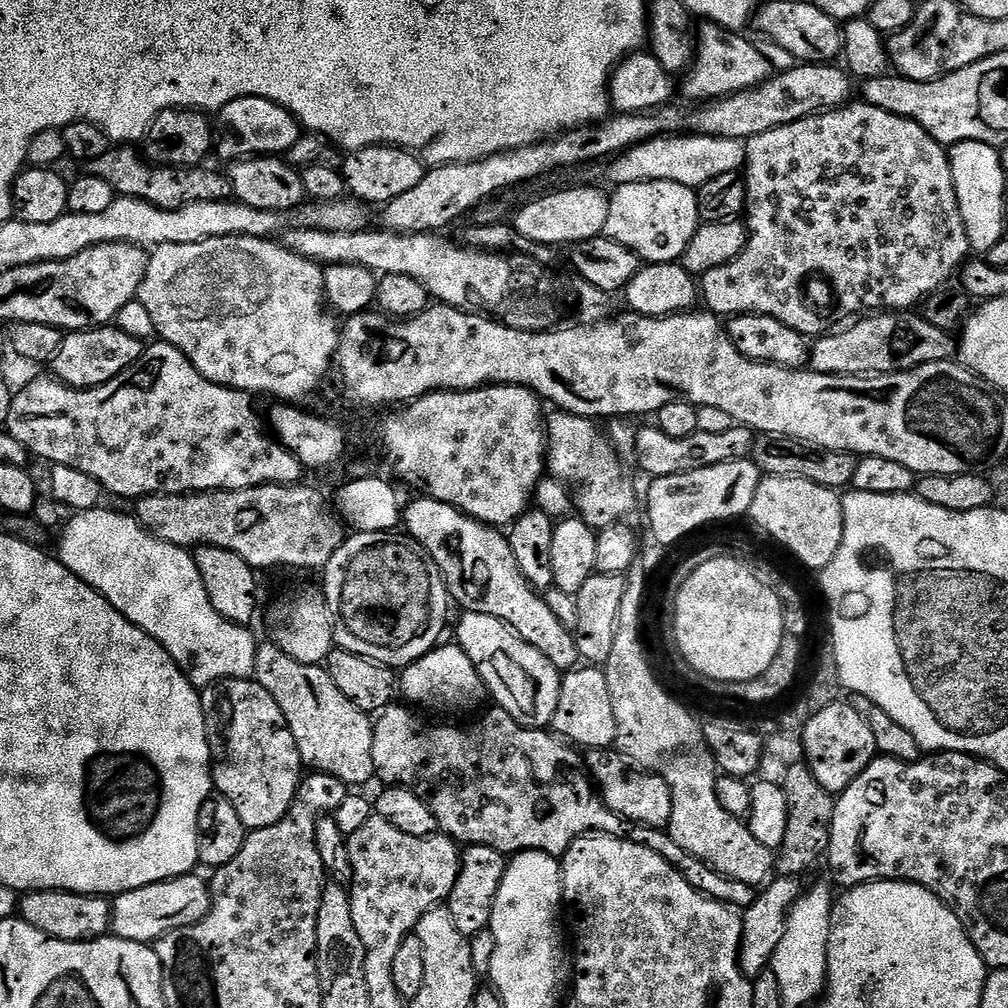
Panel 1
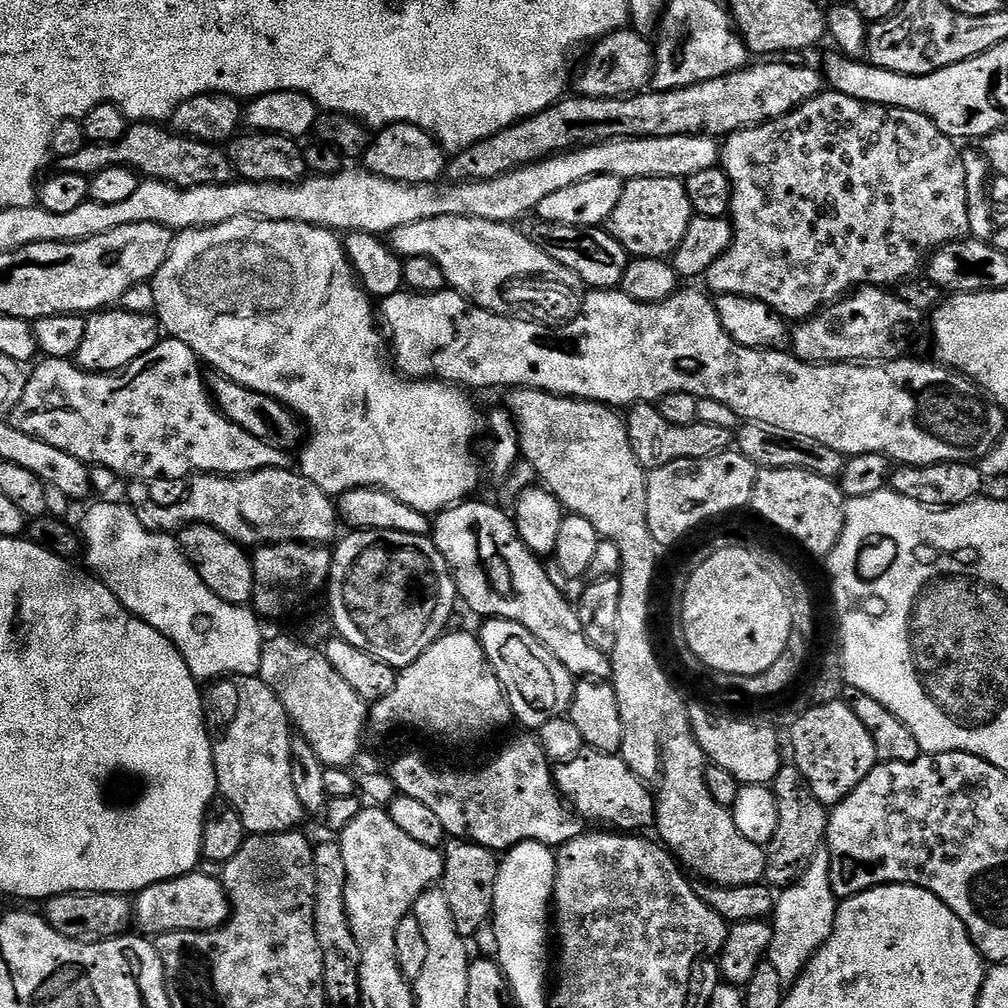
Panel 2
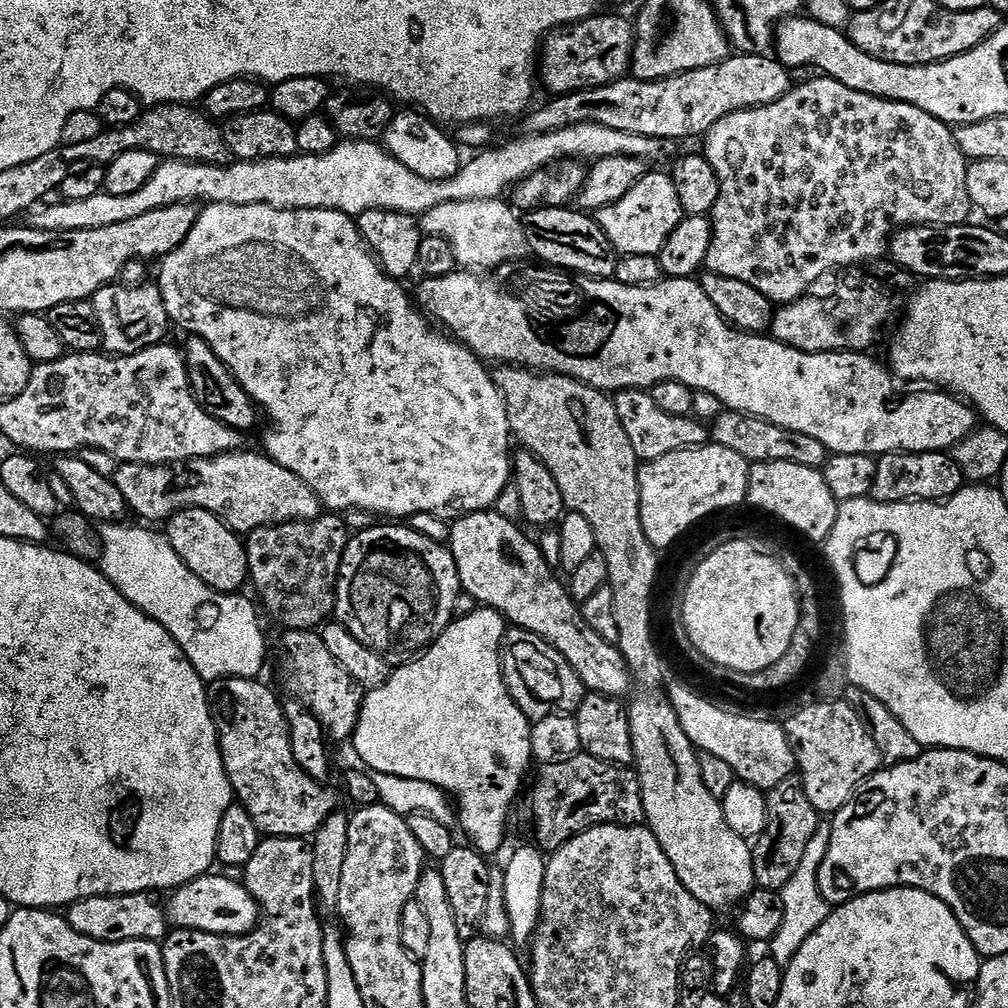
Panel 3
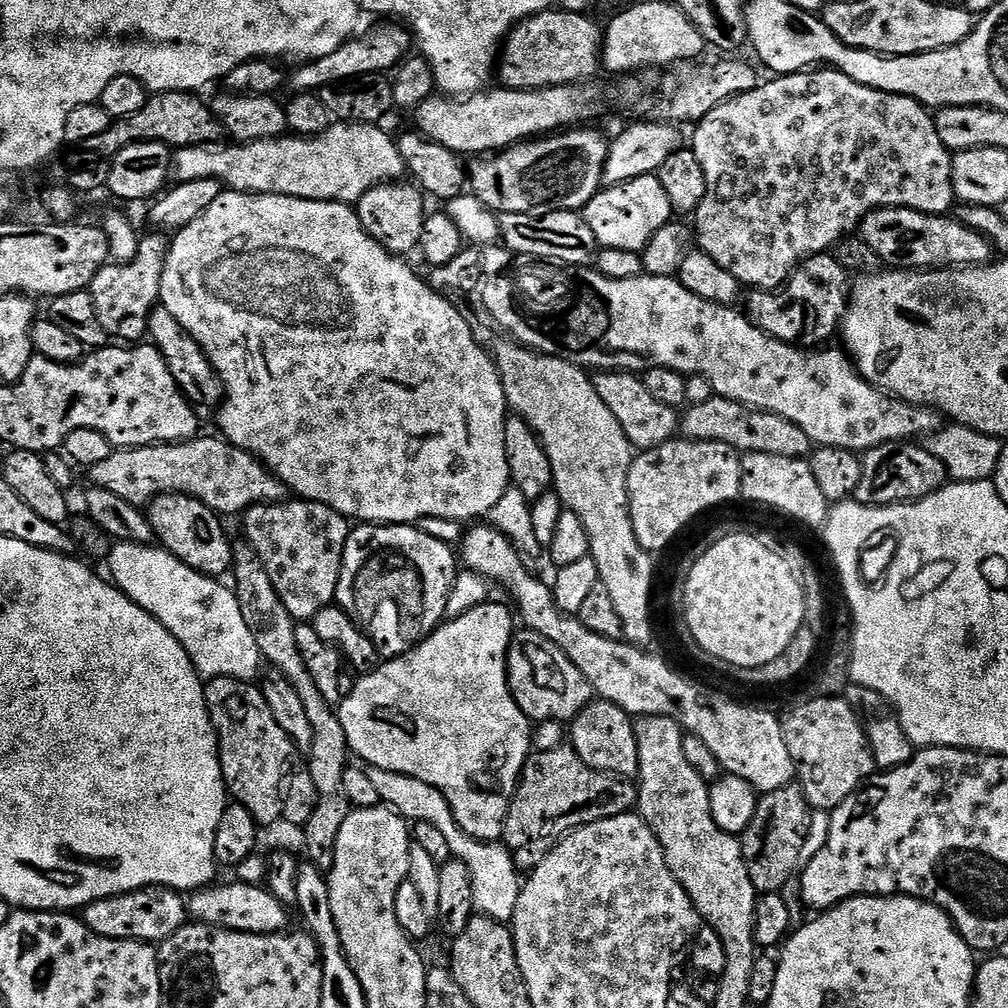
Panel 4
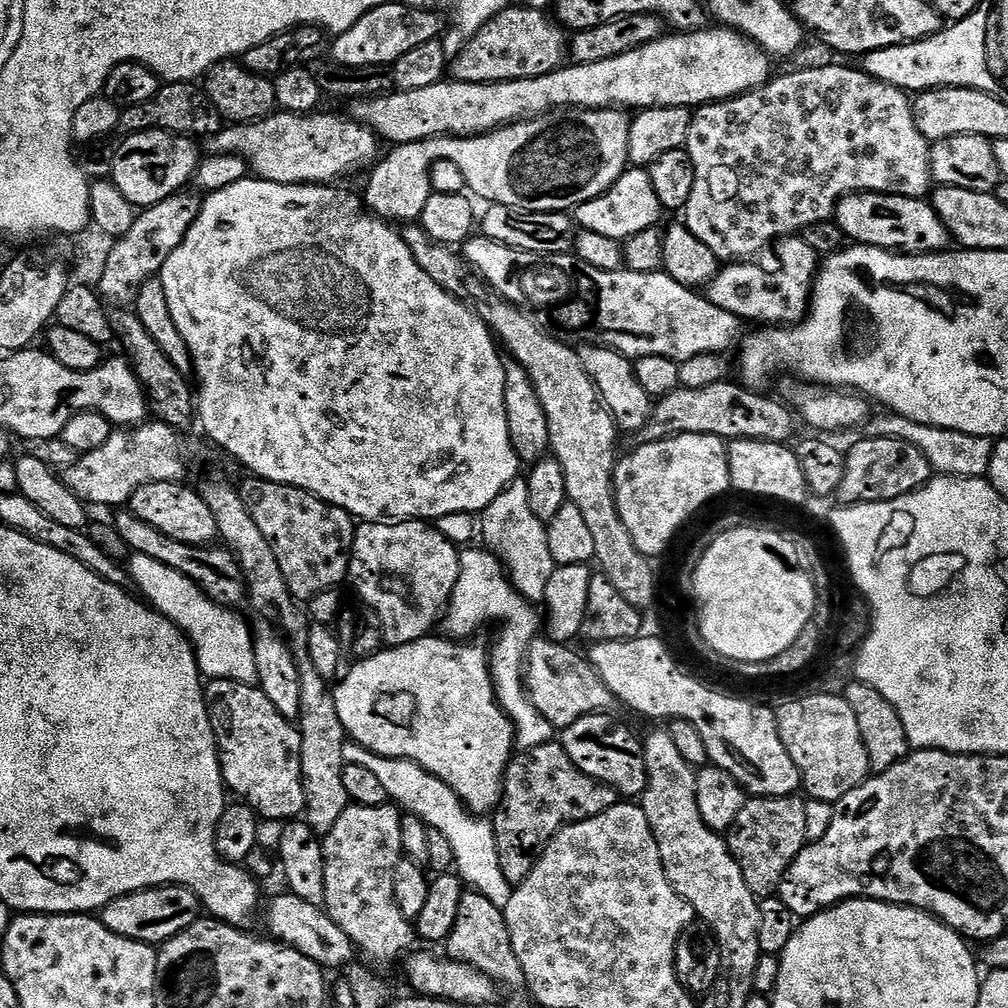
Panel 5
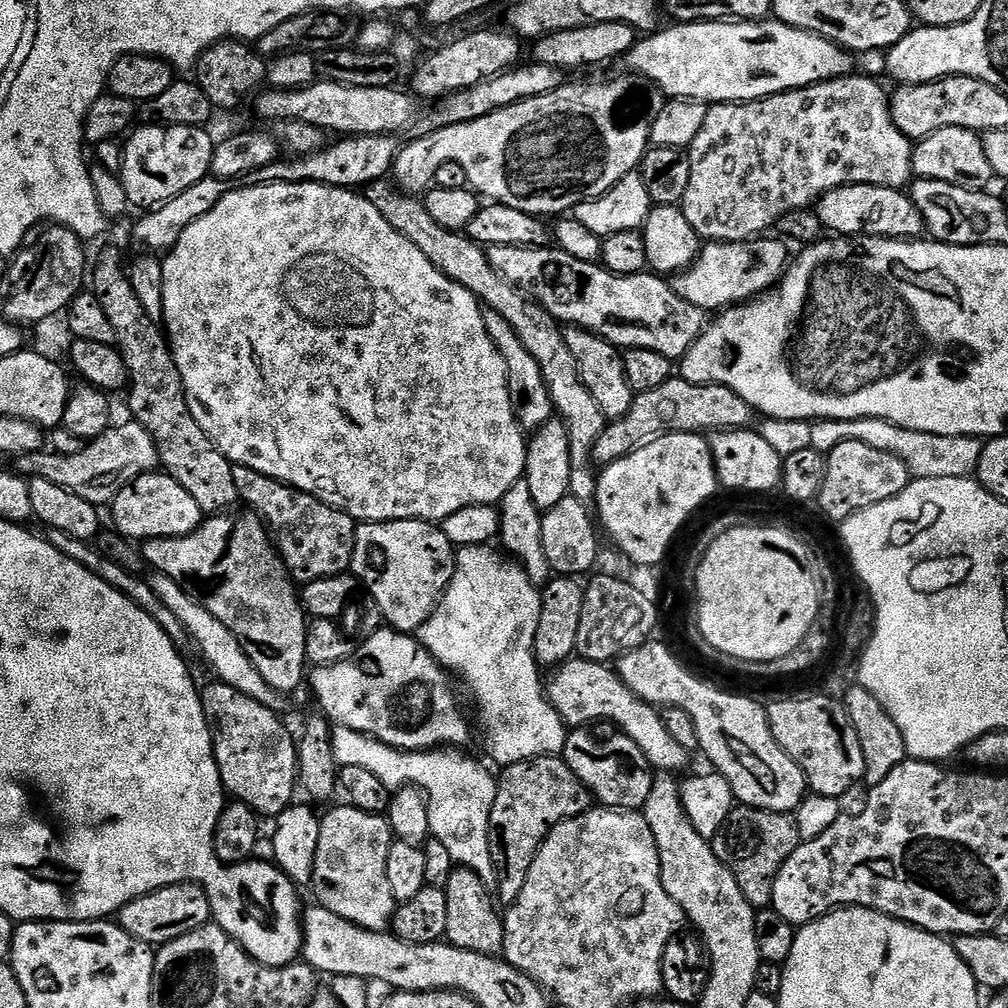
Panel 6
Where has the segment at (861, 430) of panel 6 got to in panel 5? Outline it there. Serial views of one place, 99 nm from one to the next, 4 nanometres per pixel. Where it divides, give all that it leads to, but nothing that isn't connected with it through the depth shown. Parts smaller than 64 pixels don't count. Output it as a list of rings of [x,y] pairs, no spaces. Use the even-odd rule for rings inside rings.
[[[895,414],[883,415],[873,415],[867,421],[866,429],[868,428],[867,435],[869,437],[881,436],[891,440],[910,442],[910,446],[918,446],[918,450],[922,450],[922,454],[926,454],[926,462],[930,462],[933,473],[941,476],[958,476],[961,480],[987,477],[994,451],[993,441],[989,437],[962,434],[958,430],[942,430]]]

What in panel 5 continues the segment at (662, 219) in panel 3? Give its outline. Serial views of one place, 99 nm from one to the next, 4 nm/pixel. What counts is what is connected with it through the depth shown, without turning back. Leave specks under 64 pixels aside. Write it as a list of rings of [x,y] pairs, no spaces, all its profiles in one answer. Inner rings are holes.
[[[629,167],[614,182],[608,192],[574,209],[574,219],[583,231],[602,234],[605,238],[614,238],[621,242],[631,239],[642,230],[650,230],[661,223],[662,209],[658,202],[658,193],[654,191],[654,182],[643,167]]]

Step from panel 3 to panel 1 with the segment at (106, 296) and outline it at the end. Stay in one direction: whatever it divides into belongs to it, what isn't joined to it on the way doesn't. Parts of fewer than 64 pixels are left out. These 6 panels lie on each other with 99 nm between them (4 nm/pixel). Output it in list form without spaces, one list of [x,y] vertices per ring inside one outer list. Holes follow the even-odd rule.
[[[115,326],[87,328],[84,332],[70,332],[65,335],[58,354],[52,360],[50,372],[55,379],[61,380],[62,383],[72,388],[102,386],[135,364],[144,349],[145,345],[141,340]]]

